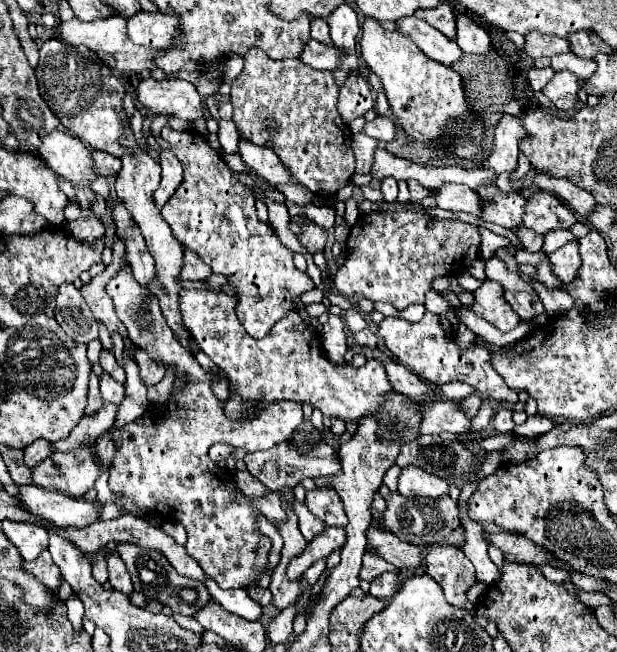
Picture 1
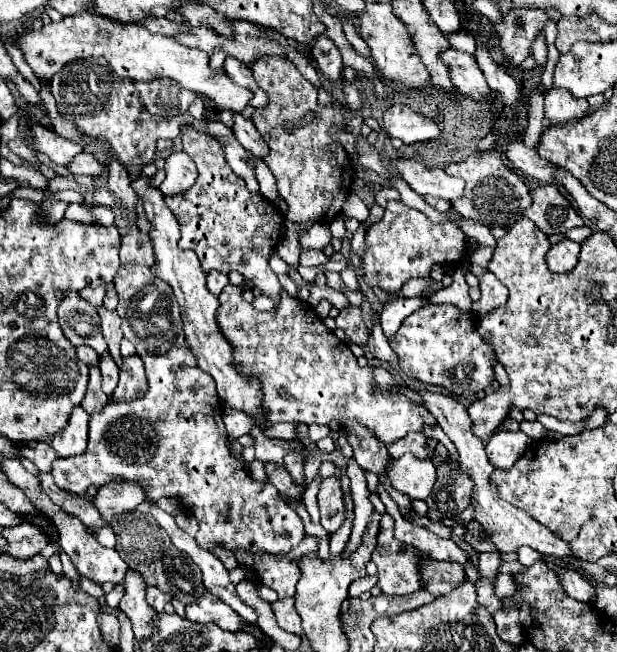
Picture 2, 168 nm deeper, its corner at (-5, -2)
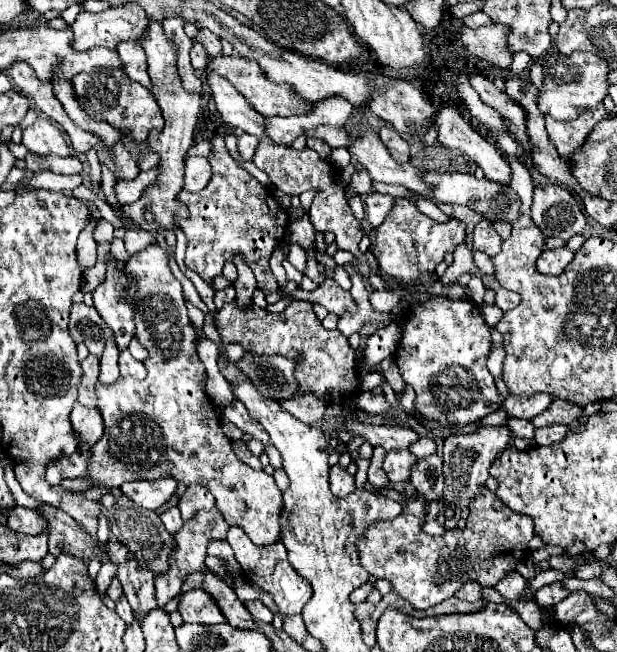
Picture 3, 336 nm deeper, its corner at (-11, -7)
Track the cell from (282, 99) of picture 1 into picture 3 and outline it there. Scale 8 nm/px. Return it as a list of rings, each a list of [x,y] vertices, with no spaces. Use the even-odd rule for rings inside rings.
[[[263,139],[257,145],[253,163],[257,165],[257,169],[261,169],[261,171],[265,171],[269,175],[271,183],[277,189],[281,189],[281,191],[285,191],[289,195],[301,195],[307,189],[315,189],[317,195],[315,195],[313,203],[311,203],[311,209],[309,209],[309,219],[311,219],[313,227],[317,231],[323,231],[323,233],[327,233],[327,231],[335,233],[335,243],[339,245],[339,249],[351,251],[355,257],[361,255],[361,251],[359,251],[359,241],[363,237],[361,221],[355,219],[351,207],[347,205],[345,189],[337,185],[339,169],[333,163],[321,161],[319,155],[313,149],[305,147],[303,151],[297,151],[293,147],[277,147],[267,139]]]

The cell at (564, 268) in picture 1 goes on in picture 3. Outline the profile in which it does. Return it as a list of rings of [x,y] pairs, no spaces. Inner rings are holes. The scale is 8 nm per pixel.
[[[567,247],[543,251],[535,261],[535,269],[543,275],[561,275],[563,269],[571,263],[571,259],[573,259],[573,253]]]

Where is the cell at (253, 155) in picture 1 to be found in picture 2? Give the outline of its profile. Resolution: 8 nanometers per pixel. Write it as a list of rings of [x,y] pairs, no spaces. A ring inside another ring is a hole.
[[[235,114],[233,132],[235,132],[237,140],[241,142],[241,146],[243,146],[253,158],[263,158],[265,154],[269,154],[269,148],[267,148],[265,140],[261,138],[261,134],[257,132],[257,128],[253,126],[253,122],[251,122],[249,118],[243,118],[241,114]]]

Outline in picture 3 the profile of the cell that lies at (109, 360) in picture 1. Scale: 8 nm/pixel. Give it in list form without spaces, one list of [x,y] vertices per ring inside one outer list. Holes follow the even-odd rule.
[[[109,257],[105,263],[107,277],[93,291],[93,307],[101,319],[113,329],[119,349],[127,349],[129,341],[135,335],[133,307],[125,297],[135,297],[135,287],[131,287],[131,277],[125,269],[117,267],[117,261]]]

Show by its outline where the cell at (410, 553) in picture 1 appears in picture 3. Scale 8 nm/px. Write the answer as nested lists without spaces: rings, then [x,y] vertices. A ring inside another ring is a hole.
[[[467,583],[455,593],[455,597],[463,599],[463,601],[477,601],[477,599],[481,599],[481,585],[479,583]]]

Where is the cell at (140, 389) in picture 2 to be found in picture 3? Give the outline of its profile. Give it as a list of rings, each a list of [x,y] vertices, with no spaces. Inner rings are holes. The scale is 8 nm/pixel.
[[[129,349],[121,351],[119,355],[119,369],[121,369],[121,375],[123,377],[135,377],[135,379],[145,379],[147,371],[145,371],[145,365],[141,361],[137,361]]]

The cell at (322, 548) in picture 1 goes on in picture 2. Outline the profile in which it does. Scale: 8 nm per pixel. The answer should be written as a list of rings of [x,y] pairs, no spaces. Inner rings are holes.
[[[305,536],[303,542],[287,552],[287,554],[247,554],[247,552],[237,552],[235,558],[247,566],[251,566],[259,576],[261,576],[261,584],[273,588],[279,598],[287,598],[287,596],[295,596],[295,584],[301,576],[299,572],[299,562],[305,554],[309,552],[317,552],[319,550],[319,542],[313,536]]]

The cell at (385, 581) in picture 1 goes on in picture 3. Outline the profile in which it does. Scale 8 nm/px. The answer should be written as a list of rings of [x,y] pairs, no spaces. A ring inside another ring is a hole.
[[[481,485],[471,499],[465,529],[455,527],[443,535],[427,535],[423,531],[425,517],[427,501],[423,495],[405,499],[401,515],[371,523],[357,543],[359,563],[369,575],[391,581],[393,589],[415,609],[429,609],[453,597],[469,581],[477,581],[481,587],[495,587],[529,555],[527,543],[533,539],[533,521],[511,511],[487,485]]]

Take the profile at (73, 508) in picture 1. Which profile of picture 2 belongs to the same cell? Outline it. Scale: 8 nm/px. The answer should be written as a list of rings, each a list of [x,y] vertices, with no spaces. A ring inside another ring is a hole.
[[[121,482],[121,484],[109,484],[109,486],[101,486],[99,492],[89,500],[99,516],[105,520],[105,524],[109,526],[113,522],[113,516],[123,514],[123,512],[131,512],[137,504],[141,504],[147,496],[143,494],[143,490],[137,484],[131,482]]]

